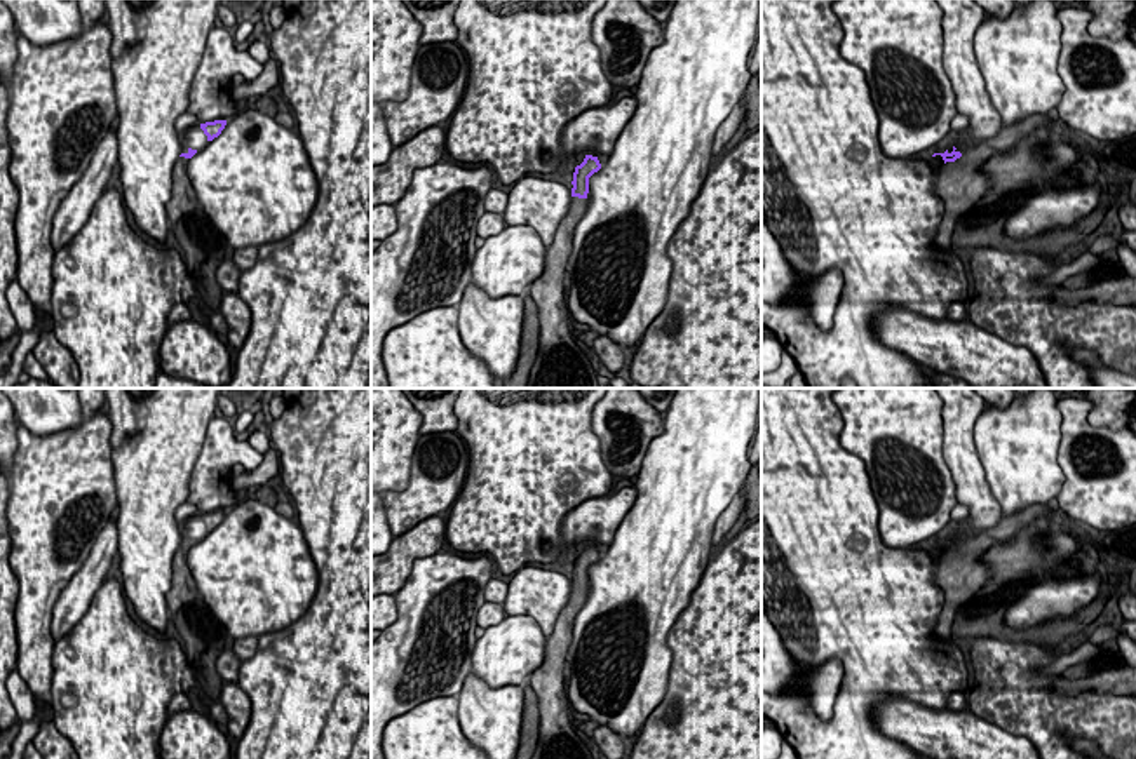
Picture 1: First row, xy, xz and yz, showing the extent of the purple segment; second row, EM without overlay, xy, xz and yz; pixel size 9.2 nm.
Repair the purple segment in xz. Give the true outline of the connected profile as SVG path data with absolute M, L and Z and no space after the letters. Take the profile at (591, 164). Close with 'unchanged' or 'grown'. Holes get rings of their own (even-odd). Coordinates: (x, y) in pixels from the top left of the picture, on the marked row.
M585 155L575 167L571 204L547 247L545 268L528 294L538 310L538 352L526 388L599 388L596 364L571 332L563 279L573 249L573 233L587 209L589 178L601 169L598 157Z | grown

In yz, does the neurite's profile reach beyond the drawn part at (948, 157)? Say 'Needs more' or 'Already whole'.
Needs more

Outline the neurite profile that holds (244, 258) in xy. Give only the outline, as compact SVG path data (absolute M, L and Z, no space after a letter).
M249 245L249 247L240 247L230 252L230 258L233 259L233 263L237 265L237 268L240 272L254 266L256 259L258 259L258 247L256 245Z

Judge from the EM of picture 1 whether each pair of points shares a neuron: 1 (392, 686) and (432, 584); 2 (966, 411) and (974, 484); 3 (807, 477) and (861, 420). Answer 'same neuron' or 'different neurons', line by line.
1: same neuron
2: same neuron
3: different neurons

